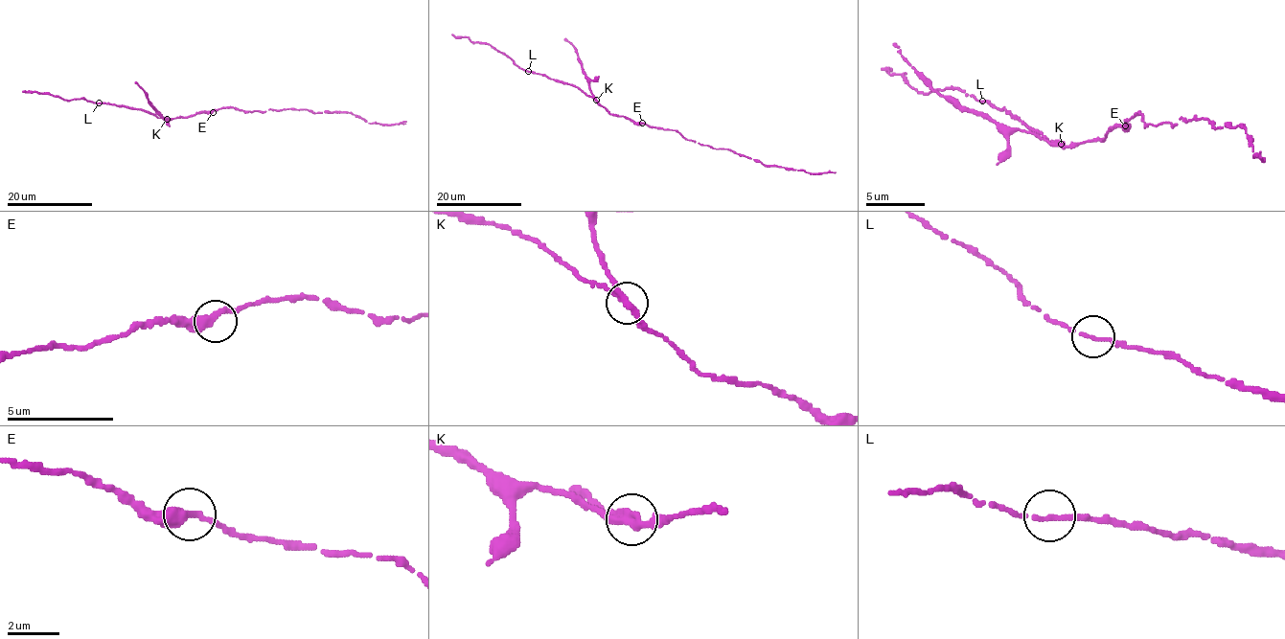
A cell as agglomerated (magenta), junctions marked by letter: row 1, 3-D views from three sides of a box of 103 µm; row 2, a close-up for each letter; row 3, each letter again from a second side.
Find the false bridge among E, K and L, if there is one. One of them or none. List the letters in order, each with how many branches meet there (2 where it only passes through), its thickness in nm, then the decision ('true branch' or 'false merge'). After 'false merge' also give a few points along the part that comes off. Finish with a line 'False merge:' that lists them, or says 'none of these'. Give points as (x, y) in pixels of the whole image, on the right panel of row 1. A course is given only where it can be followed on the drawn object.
E: 2 branches meet; 400 nm thick; true branch
K: 2 branches meet; 360 nm thick; false merge; foreign part runs (1061, 144), (1031, 132), (1001, 128), (981, 114), (961, 111), (940, 97), (900, 53), (897, 44)
L: 2 branches meet; 180 nm thick; true branch
False merge: K

